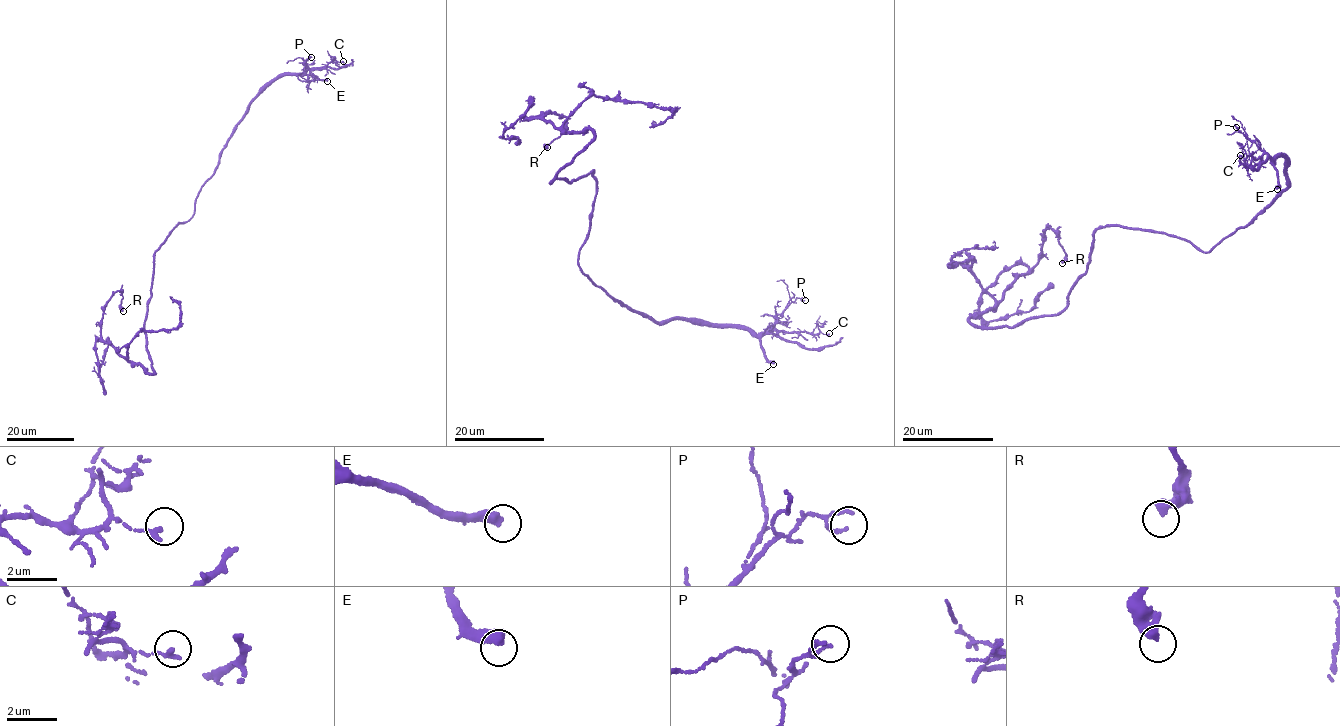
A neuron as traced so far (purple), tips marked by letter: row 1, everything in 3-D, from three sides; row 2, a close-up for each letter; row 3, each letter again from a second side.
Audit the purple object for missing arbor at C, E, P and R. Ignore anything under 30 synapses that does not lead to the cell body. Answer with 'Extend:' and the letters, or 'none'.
Extend: E

